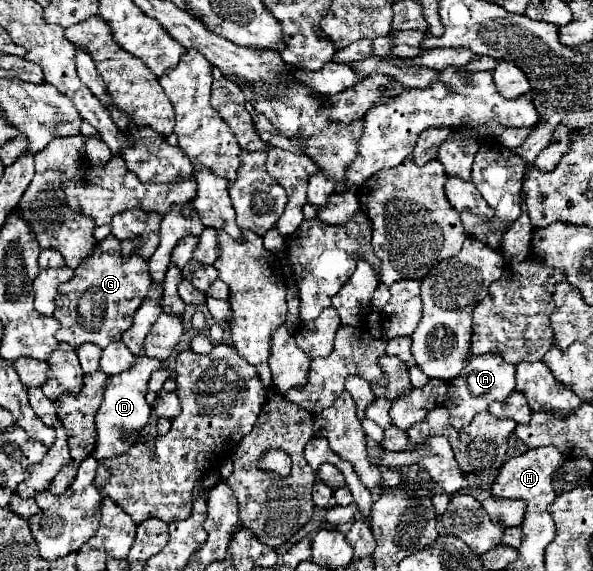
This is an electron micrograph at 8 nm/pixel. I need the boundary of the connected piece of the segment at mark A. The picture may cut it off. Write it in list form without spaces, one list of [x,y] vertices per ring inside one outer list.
[[[470,354],[464,370],[452,382],[448,382],[448,394],[444,406],[450,412],[450,424],[460,430],[472,422],[478,412],[484,412],[490,402],[506,400],[514,392],[514,366],[500,360],[500,356],[474,356]]]

